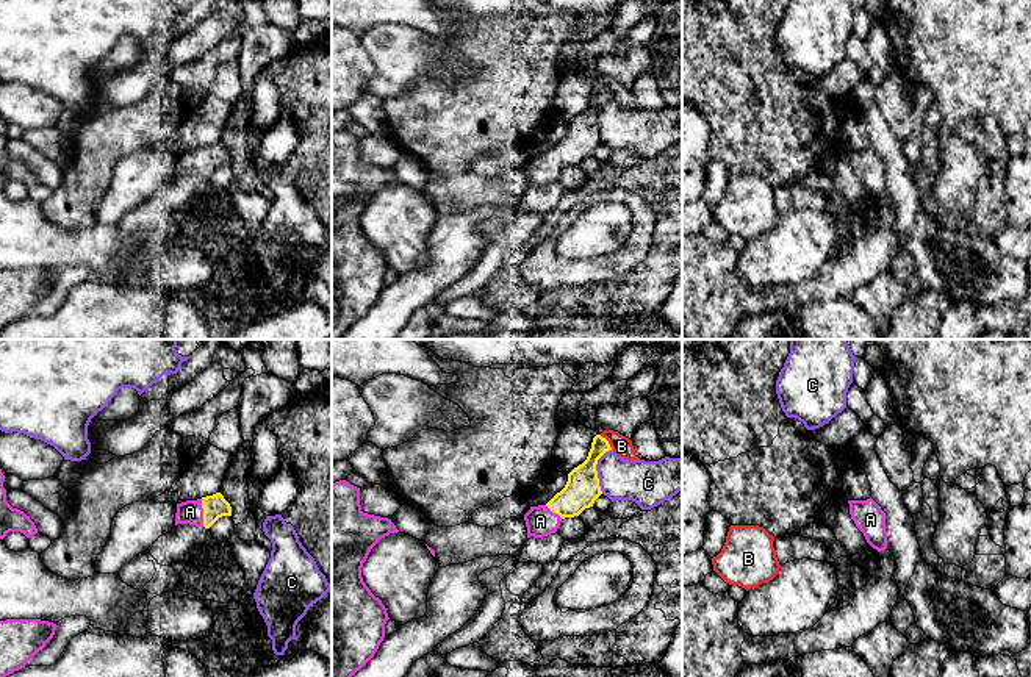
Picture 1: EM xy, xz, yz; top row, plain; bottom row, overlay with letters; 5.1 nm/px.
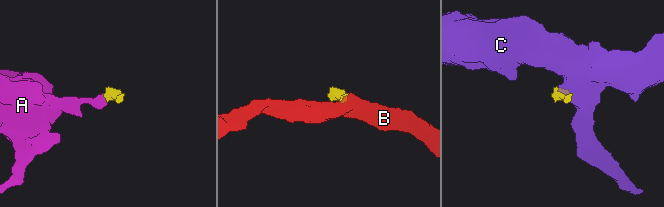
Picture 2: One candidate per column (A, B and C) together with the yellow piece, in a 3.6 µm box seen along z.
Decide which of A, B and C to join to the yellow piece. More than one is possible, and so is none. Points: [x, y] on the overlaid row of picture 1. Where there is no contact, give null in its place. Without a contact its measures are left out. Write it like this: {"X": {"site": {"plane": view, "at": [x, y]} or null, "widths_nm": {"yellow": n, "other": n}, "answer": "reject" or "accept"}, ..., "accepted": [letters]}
{"A": {"site": {"plane": "xy", "at": [204, 513]}, "widths_nm": {"yellow": 120, "other": 120}, "answer": "accept"}, "B": {"site": {"plane": "xz", "at": [607, 441]}, "widths_nm": {"yellow": 160, "other": 100}, "answer": "reject"}, "C": {"site": {"plane": "xz", "at": [596, 471]}, "widths_nm": {"yellow": 180, "other": 220}, "answer": "reject"}, "accepted": ["A"]}

